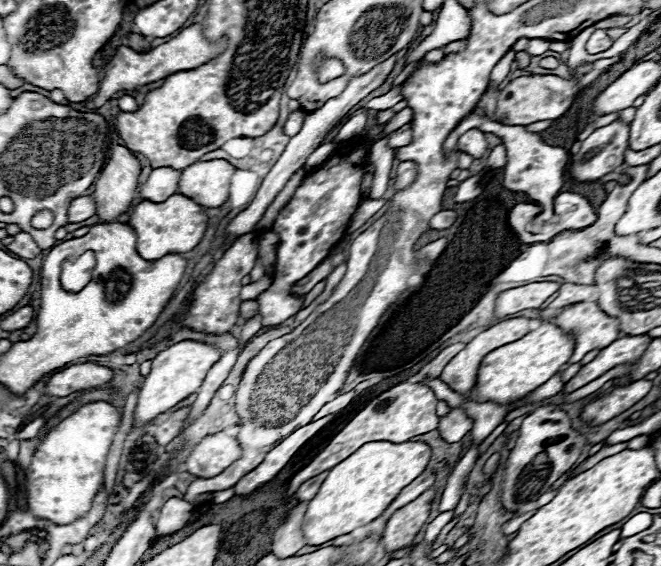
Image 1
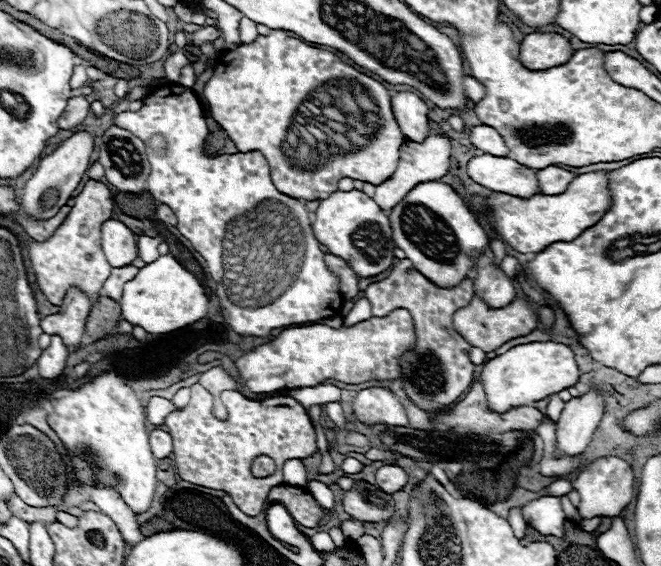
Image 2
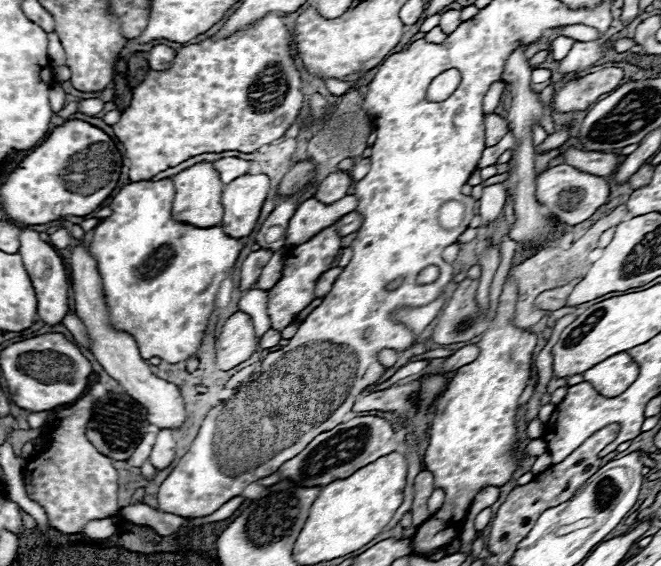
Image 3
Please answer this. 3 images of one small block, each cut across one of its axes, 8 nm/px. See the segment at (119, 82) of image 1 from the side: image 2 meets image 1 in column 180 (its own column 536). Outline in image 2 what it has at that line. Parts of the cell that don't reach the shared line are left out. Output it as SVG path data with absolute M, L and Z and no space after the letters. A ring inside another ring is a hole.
M532 32L520 44L520 60L530 70L548 70L572 58L572 44L558 32Z

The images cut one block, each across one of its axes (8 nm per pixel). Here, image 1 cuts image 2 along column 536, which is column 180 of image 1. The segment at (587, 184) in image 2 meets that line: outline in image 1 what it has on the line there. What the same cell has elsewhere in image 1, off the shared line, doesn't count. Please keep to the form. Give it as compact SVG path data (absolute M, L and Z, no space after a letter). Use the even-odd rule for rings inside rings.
M174 194L164 202L148 202L144 200L138 204L130 216L128 222L138 236L136 248L142 258L146 260L158 260L166 254L172 252L188 252L194 246L200 244L206 226L208 226L208 216L204 212L204 206L196 204L192 198L186 198L182 194Z

